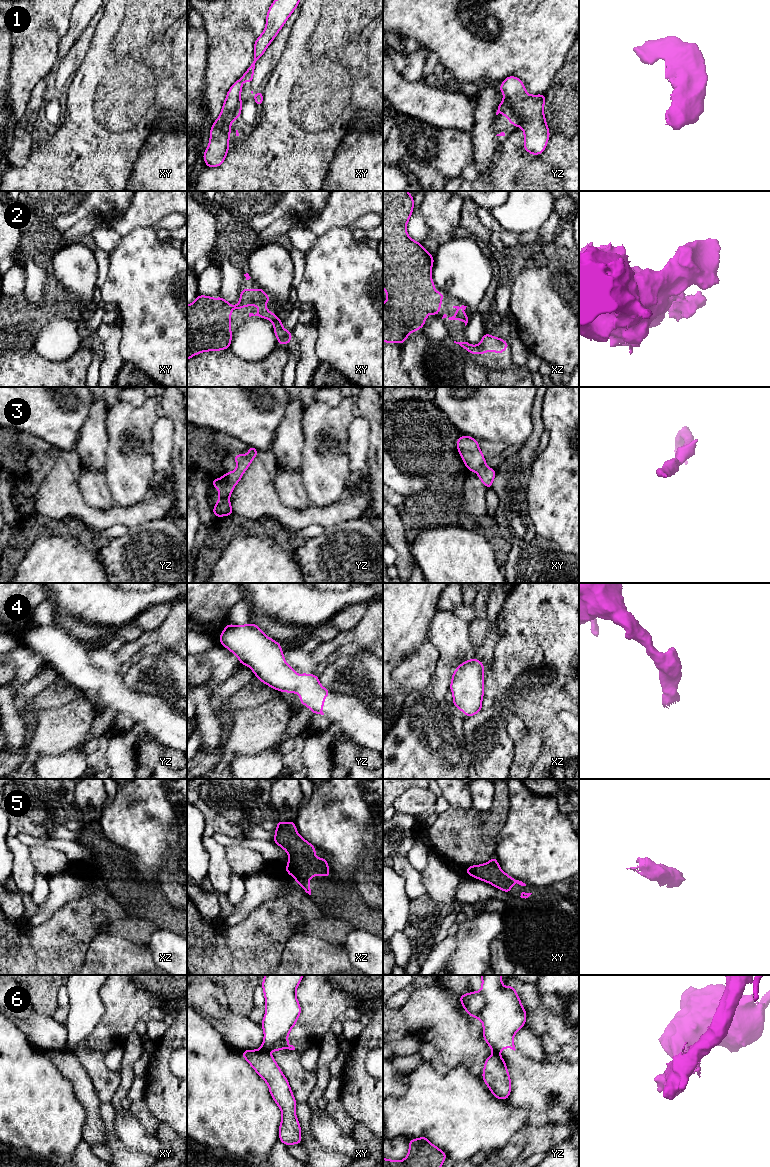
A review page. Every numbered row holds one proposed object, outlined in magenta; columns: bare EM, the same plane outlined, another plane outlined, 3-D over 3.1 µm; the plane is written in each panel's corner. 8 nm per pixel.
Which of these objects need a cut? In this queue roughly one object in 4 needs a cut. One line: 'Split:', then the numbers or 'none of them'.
Split: 6

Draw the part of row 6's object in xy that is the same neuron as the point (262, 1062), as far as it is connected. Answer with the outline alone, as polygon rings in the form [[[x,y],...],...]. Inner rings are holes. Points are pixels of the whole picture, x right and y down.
[[[245,1050],[241,1055],[257,1074],[268,1084],[269,1092],[282,1112],[279,1126],[279,1140],[286,1146],[301,1144],[301,1128],[295,1106],[296,1100],[288,1080],[278,1067],[273,1056],[261,1050]]]

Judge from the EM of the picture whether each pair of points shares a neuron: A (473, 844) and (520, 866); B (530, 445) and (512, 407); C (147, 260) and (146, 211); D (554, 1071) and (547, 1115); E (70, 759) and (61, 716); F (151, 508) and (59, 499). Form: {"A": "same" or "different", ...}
{"A": "different", "B": "different", "C": "different", "D": "same", "E": "different", "F": "same"}

